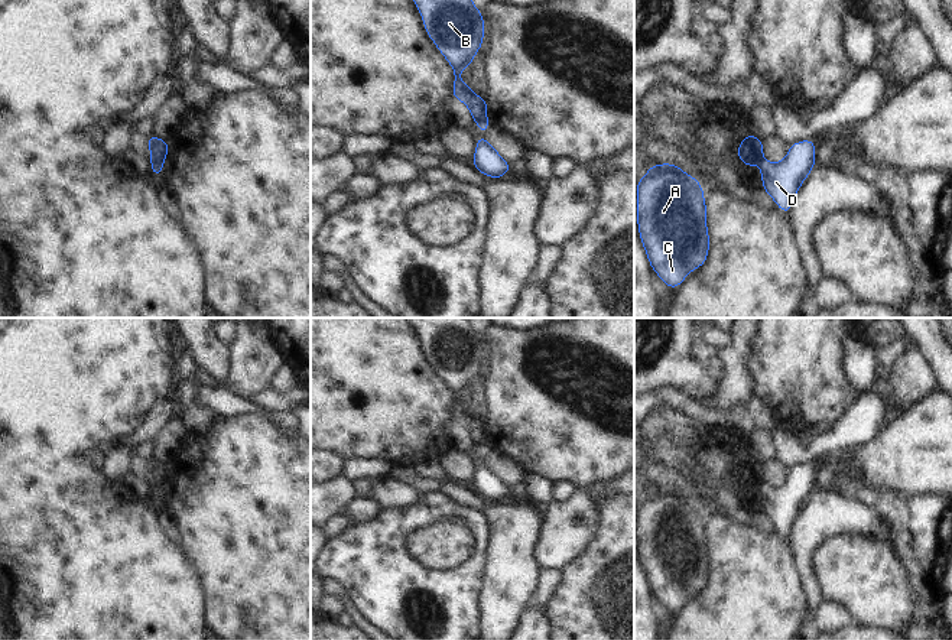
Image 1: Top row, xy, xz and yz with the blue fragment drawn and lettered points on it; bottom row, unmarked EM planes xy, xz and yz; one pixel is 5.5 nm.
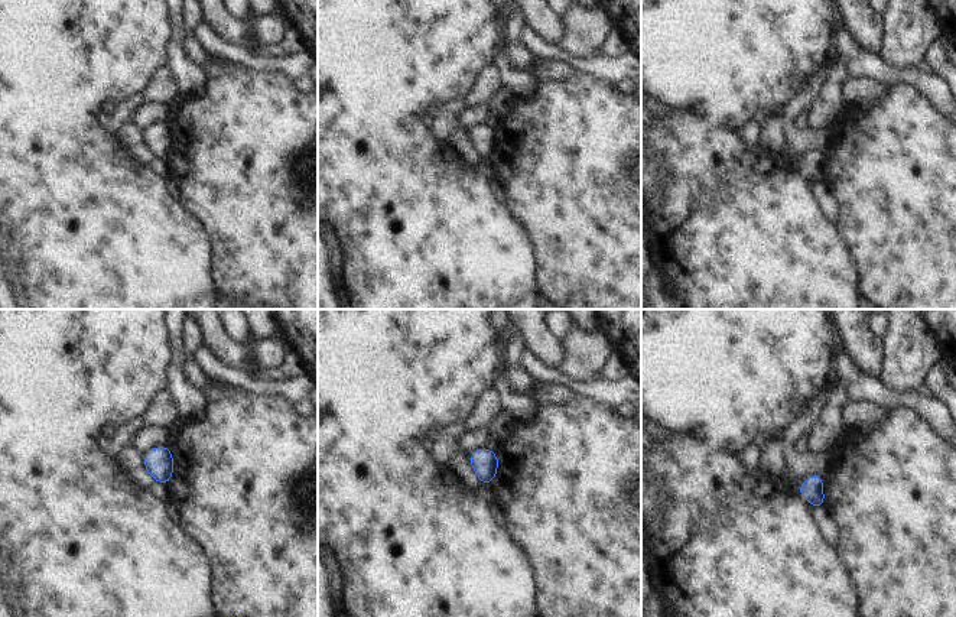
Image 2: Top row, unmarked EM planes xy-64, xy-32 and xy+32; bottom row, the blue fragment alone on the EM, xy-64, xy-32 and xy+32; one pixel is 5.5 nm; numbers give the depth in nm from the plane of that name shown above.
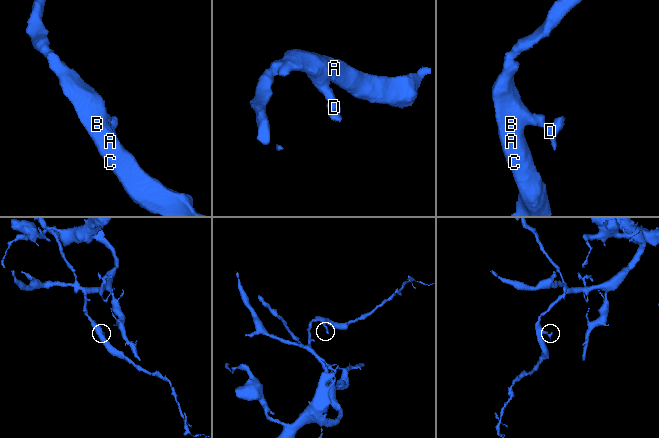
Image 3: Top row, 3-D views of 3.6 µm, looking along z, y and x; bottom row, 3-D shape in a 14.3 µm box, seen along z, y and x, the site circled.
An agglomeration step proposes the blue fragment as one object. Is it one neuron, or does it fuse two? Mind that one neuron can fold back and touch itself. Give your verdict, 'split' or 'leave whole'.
split

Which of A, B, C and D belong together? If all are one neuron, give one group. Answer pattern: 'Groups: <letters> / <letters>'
Groups: A B C / D.

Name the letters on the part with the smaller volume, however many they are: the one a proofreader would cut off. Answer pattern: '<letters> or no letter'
D.

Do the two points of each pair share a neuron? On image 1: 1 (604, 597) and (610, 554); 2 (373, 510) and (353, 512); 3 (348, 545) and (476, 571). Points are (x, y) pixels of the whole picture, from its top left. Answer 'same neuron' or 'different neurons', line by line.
1: same neuron
2: same neuron
3: same neuron

